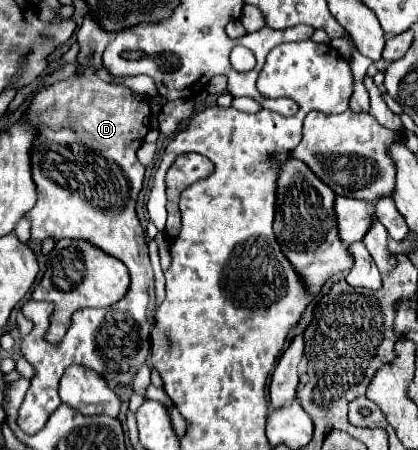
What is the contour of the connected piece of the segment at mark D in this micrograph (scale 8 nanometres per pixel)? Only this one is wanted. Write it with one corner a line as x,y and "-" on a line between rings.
86,16
76,34
80,46
76,58
80,74
40,90
20,118
30,122
36,130
30,164
38,200
26,214
32,220
32,242
42,242
48,236
56,236
56,240
92,240
100,250
122,260
130,272
126,296
108,308
76,310
60,344
48,344
44,340
52,304
28,300
22,306
22,314
34,322
34,328
22,340
20,350
36,368
36,376
30,380
28,394
18,414
20,428
26,434
36,434
60,404
58,382
68,366
82,364
94,368
108,382
130,384
138,366
146,362
150,352
150,328
156,298
154,274
144,230
134,210
144,181
144,166
138,162
136,150
150,128
150,104
148,96
126,86
110,86
96,76
96,70
102,65
103,52
114,36
104,34
104,30

